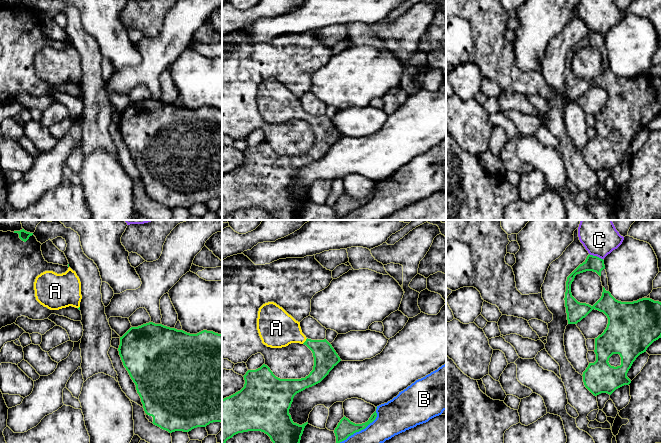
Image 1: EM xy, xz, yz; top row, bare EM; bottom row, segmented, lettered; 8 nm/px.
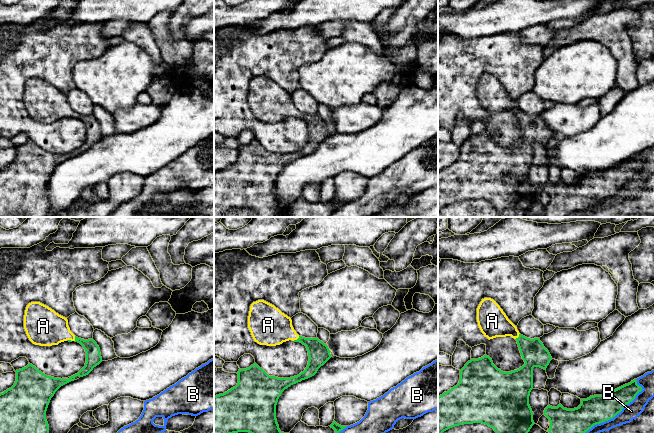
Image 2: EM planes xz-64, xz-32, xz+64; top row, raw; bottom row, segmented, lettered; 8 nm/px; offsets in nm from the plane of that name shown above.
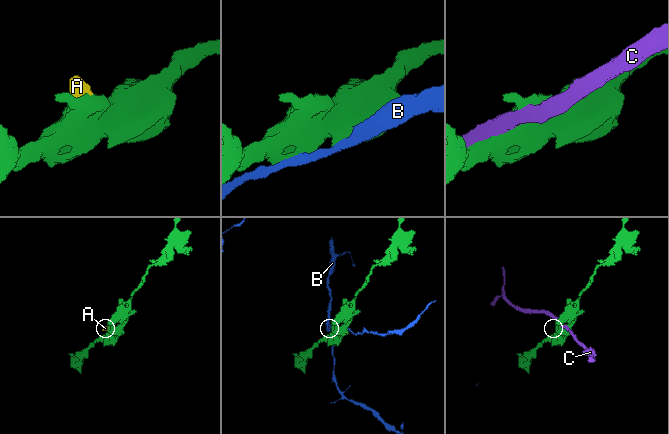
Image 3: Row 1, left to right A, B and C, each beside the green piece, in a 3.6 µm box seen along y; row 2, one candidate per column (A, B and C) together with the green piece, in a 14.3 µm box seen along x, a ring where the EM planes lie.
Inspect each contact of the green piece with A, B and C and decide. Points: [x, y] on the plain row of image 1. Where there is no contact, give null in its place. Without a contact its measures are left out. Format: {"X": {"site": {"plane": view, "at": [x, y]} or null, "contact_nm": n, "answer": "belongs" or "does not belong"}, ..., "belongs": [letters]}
{"A": {"site": {"plane": "xz", "at": [305, 117]}, "contact_nm": 60, "answer": "belongs"}, "B": {"site": {"plane": "xz", "at": [359, 206]}, "contact_nm": 420, "answer": "does not belong"}, "C": {"site": {"plane": "yz", "at": [596, 32]}, "contact_nm": 120, "answer": "does not belong"}, "belongs": ["A"]}

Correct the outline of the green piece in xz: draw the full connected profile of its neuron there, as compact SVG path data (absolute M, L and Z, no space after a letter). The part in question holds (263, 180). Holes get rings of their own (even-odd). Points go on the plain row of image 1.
M274 78L265 79L259 84L257 106L262 119L267 123L282 124L291 119L306 121L313 129L313 146L301 155L280 155L265 140L256 146L248 146L243 152L244 163L222 175L222 220L236 210L248 207L264 208L273 220L299 220L308 198L302 201L293 198L289 190L293 174L297 169L320 159L341 135L326 115L308 115L302 109L300 98Z

